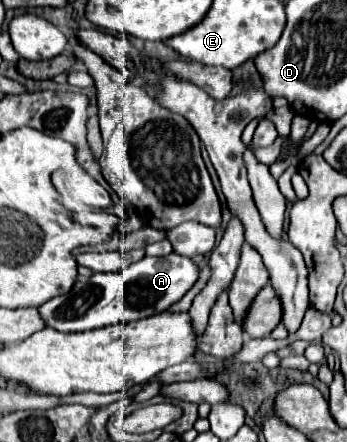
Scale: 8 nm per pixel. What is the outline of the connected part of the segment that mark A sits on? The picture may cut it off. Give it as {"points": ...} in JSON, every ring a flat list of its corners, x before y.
{"points":[[169,254,163,258,145,256,141,262,131,264,125,272,103,274,95,272,87,280,77,280,71,292,51,298,47,304,41,304,39,316,45,326,55,328,59,332,87,332,119,322,141,320,159,312,165,312,171,304,179,302,183,294,195,284,199,276,199,268,191,262,191,258]]}

